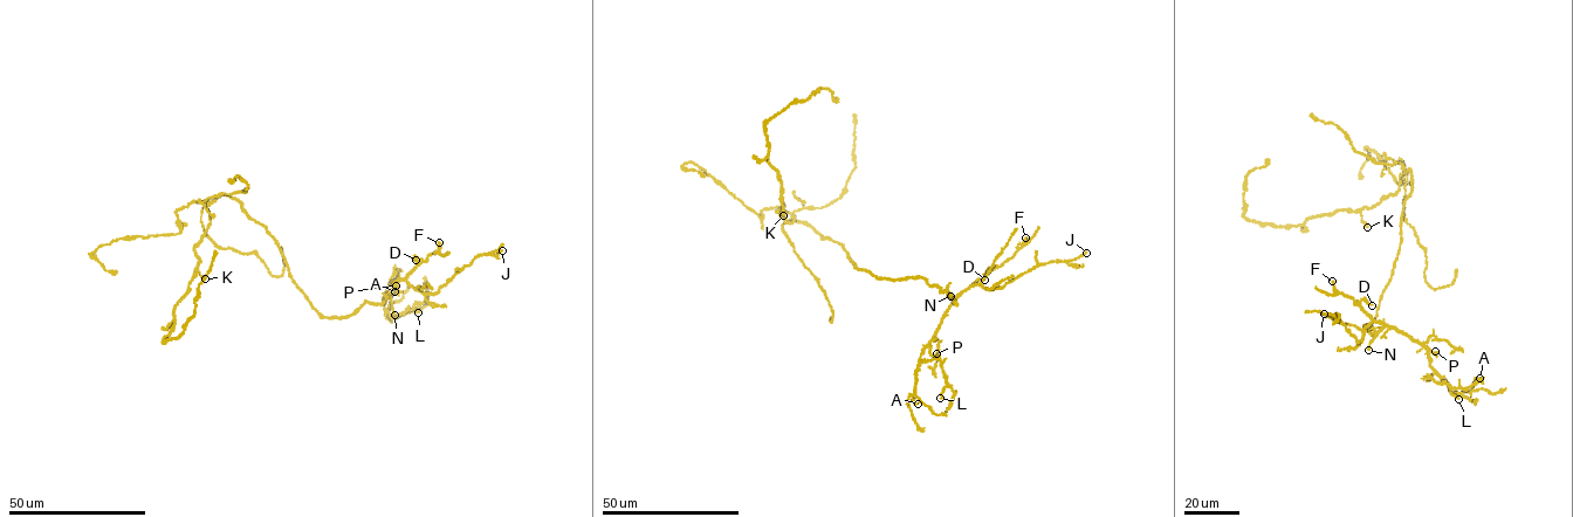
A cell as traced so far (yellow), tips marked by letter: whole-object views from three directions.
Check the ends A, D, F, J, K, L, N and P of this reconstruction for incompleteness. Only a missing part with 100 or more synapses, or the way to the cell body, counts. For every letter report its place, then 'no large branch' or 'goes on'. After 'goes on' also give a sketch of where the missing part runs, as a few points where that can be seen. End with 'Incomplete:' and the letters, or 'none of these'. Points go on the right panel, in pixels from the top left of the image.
A: place (1479, 378); no large branch
D: place (1372, 305); no large branch
F: place (1332, 281); no large branch
J: place (1324, 314); no large branch
K: place (1367, 227); no large branch
L: place (1458, 399); no large branch
N: place (1368, 350); goes on; course (1368, 350), (1360, 385), (1360, 427), (1350, 448), (1352, 474), (1305, 502), (1273, 497), (1269, 489)
P: place (1435, 351); no large branch
Incomplete: N

